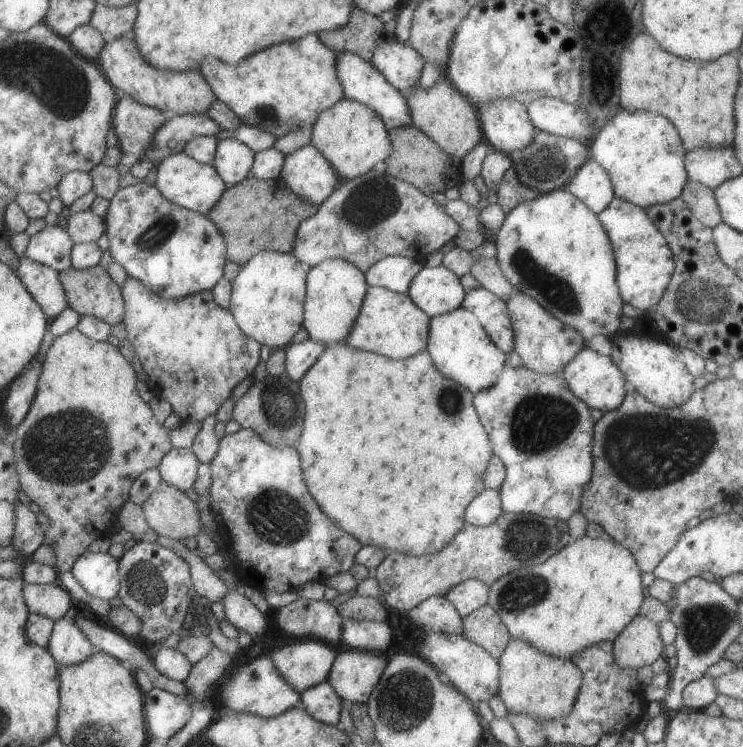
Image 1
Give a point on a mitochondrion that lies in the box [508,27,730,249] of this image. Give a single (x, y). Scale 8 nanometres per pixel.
(540, 169)

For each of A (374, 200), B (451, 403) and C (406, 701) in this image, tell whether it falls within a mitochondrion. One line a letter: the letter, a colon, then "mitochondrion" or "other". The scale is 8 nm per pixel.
A: mitochondrion
B: mitochondrion
C: mitochondrion

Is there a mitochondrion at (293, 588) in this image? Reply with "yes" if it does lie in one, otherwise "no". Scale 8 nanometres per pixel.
no

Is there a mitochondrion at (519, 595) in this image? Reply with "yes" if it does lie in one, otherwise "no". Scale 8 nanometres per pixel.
yes

